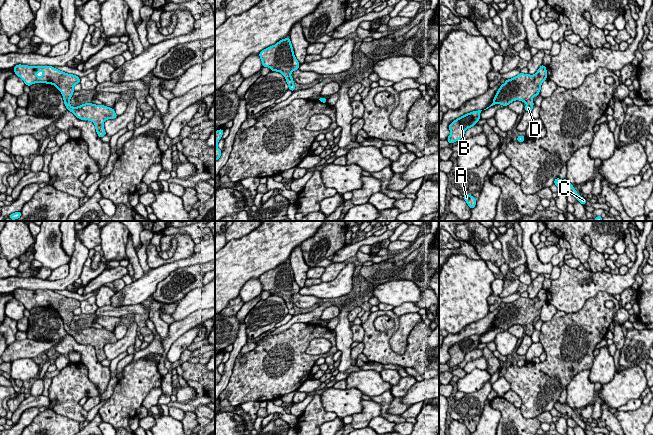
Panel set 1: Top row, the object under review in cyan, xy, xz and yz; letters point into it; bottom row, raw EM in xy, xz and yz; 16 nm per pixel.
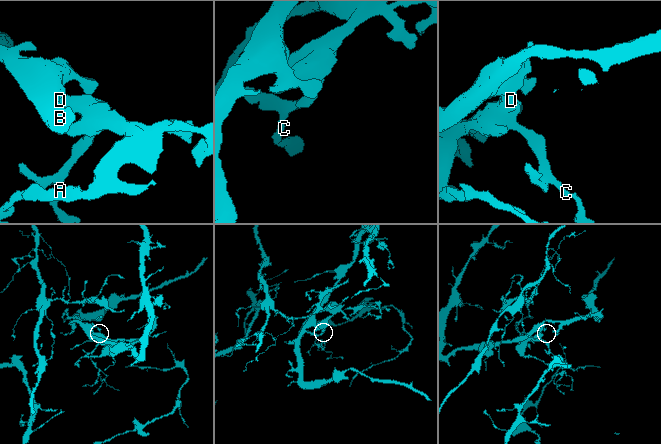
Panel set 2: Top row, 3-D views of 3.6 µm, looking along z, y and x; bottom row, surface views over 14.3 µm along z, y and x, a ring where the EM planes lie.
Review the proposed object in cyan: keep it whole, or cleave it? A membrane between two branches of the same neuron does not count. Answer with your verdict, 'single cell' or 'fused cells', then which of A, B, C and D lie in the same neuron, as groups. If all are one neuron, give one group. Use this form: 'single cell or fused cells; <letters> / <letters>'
single cell; A B C D

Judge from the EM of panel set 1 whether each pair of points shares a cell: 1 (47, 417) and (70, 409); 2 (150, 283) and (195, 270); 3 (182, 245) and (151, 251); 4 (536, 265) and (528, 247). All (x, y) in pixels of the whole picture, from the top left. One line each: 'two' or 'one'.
1: two
2: two
3: one
4: one

